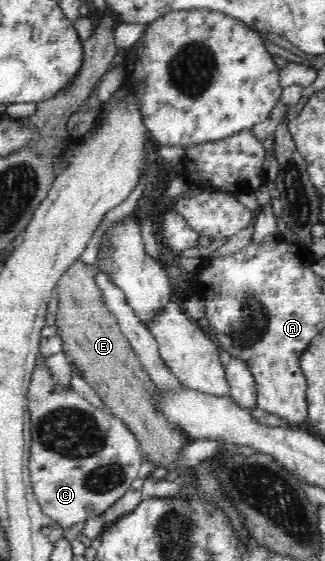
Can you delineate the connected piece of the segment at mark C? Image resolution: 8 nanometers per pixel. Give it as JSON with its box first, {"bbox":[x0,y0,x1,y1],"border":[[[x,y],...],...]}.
{"bbox":[28,360,149,529],"border":[[[40,360],[36,362],[33,370],[28,402],[32,435],[29,475],[34,499],[38,501],[44,514],[58,522],[63,529],[77,526],[77,523],[85,523],[118,502],[138,476],[142,463],[149,461],[148,455],[140,449],[136,435],[122,419],[96,408],[72,388],[65,390],[64,387],[53,384],[49,372]]]}

